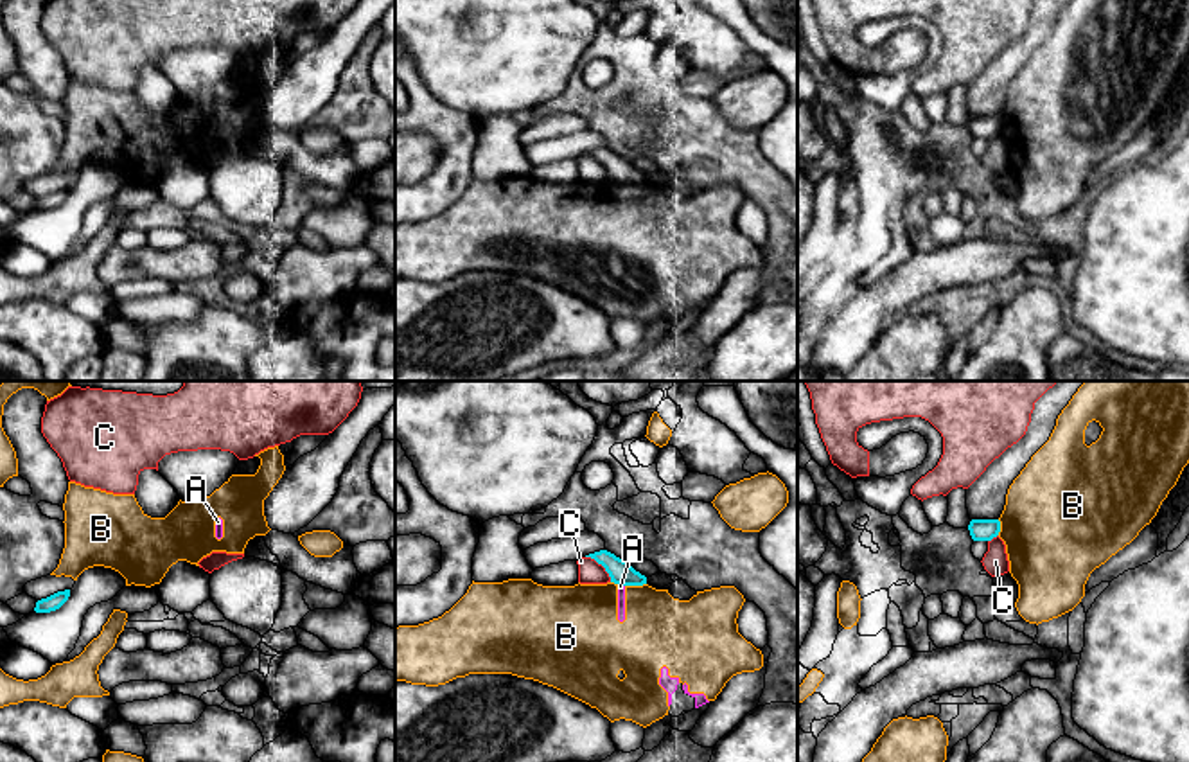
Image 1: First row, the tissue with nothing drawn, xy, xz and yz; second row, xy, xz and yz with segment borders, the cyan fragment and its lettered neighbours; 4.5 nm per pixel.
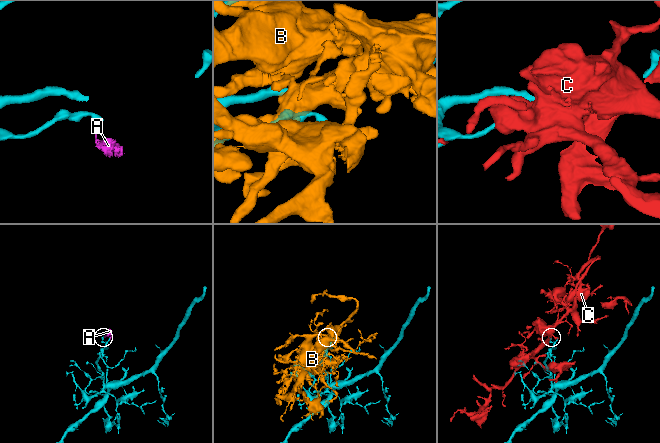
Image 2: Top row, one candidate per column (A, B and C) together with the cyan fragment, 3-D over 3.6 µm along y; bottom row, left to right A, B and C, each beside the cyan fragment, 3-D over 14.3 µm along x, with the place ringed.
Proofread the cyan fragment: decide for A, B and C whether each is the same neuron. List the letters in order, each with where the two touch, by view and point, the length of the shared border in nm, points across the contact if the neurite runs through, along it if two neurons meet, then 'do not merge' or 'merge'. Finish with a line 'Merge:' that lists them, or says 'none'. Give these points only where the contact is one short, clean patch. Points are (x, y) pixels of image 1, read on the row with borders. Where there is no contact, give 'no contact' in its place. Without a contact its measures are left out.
A: meets cyan in xz at (622, 583); contact 40 nm long; border along xz (618, 583), (624, 586); do not merge
B: meets cyan in xz at (634, 584); contact 100 nm long; do not merge
C: meets cyan in xz at (602, 565); contact 170 nm long; do not merge
Merge: none

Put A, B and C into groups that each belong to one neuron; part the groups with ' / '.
A B / C

